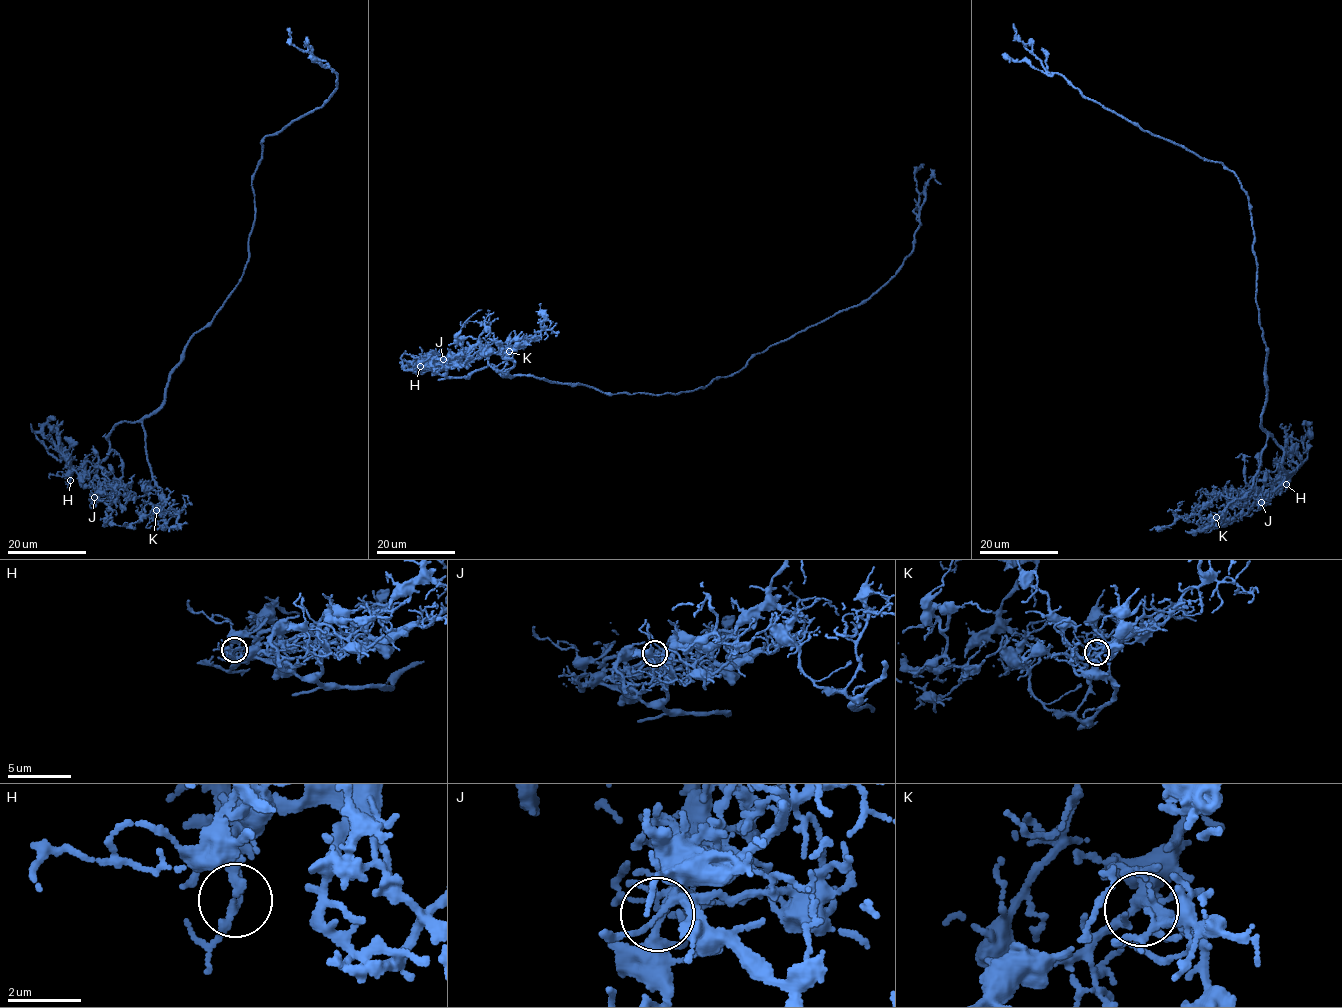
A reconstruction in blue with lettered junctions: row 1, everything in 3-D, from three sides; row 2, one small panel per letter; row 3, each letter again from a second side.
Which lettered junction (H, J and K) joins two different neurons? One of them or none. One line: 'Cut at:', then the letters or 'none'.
Cut at: H

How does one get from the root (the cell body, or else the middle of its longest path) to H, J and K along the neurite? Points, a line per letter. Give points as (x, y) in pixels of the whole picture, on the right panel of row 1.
H: (1256, 278), (1259, 325), (1268, 349), (1261, 424), (1283, 450), (1286, 474), (1281, 487), (1287, 475), (1286, 484)
J: (1256, 278), (1259, 325), (1268, 349), (1261, 424), (1282, 448), (1282, 466), (1286, 473), (1284, 481), (1261, 502)
K: (1256, 278), (1259, 325), (1268, 349), (1261, 423), (1266, 435), (1266, 445), (1252, 488), (1216, 517)

